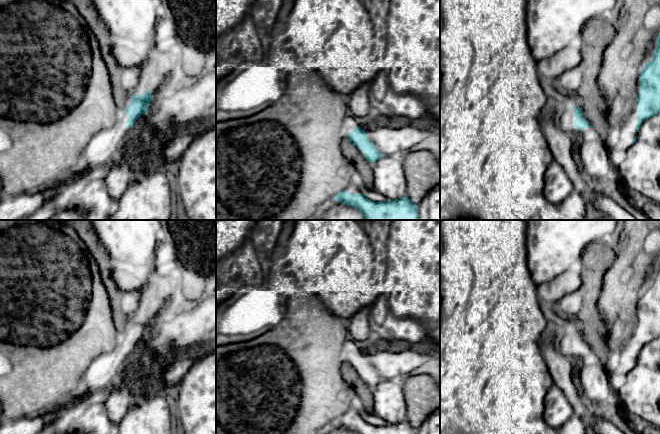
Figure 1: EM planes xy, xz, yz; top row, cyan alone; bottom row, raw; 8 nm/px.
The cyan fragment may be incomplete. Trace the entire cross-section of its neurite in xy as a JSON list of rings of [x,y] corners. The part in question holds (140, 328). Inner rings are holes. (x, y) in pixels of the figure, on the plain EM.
[[[146,315],[141,319],[131,319],[133,325],[126,332],[126,339],[129,341],[129,343],[126,344],[126,347],[128,348],[127,351],[125,351],[122,346],[123,340],[118,339],[116,347],[111,352],[103,353],[92,361],[87,370],[84,372],[83,379],[85,380],[87,387],[81,394],[77,396],[68,396],[59,405],[49,411],[43,411],[33,416],[23,417],[12,421],[4,420],[0,424],[0,434],[39,434],[48,423],[53,420],[58,421],[72,406],[88,399],[92,395],[100,395],[102,392],[104,392],[105,389],[110,385],[114,376],[124,368],[129,353],[133,351],[136,344],[148,334],[152,324],[152,316],[153,315]]]

